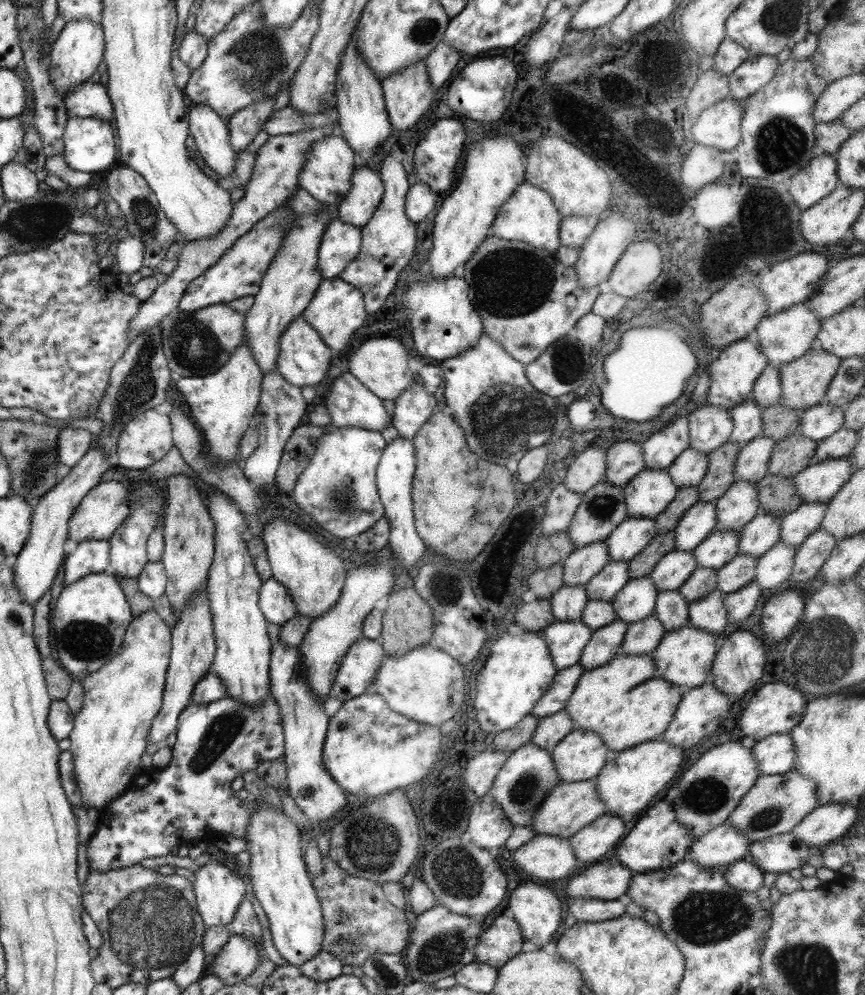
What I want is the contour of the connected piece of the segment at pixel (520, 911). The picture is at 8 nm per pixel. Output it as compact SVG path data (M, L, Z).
M525 882L511 892L507 912L513 915L512 920L519 928L525 948L537 950L551 947L556 935L562 929L564 914L561 914L563 911L557 896L551 890L537 886L533 882Z

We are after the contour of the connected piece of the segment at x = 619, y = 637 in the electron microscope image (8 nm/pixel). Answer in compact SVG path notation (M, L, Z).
M615 618L603 628L592 631L589 642L583 647L578 664L583 671L597 668L607 664L611 658L619 654L619 648L623 642L627 624Z

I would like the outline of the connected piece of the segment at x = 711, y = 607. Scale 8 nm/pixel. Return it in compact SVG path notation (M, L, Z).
M715 589L707 596L688 603L688 624L709 634L721 632L729 621L723 606L723 597L724 593Z

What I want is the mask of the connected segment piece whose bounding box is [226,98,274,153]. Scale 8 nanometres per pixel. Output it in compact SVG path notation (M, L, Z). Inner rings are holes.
M265 98L261 102L253 102L241 110L237 109L227 120L229 142L233 152L245 151L257 132L259 124L265 122L273 112L274 98Z

